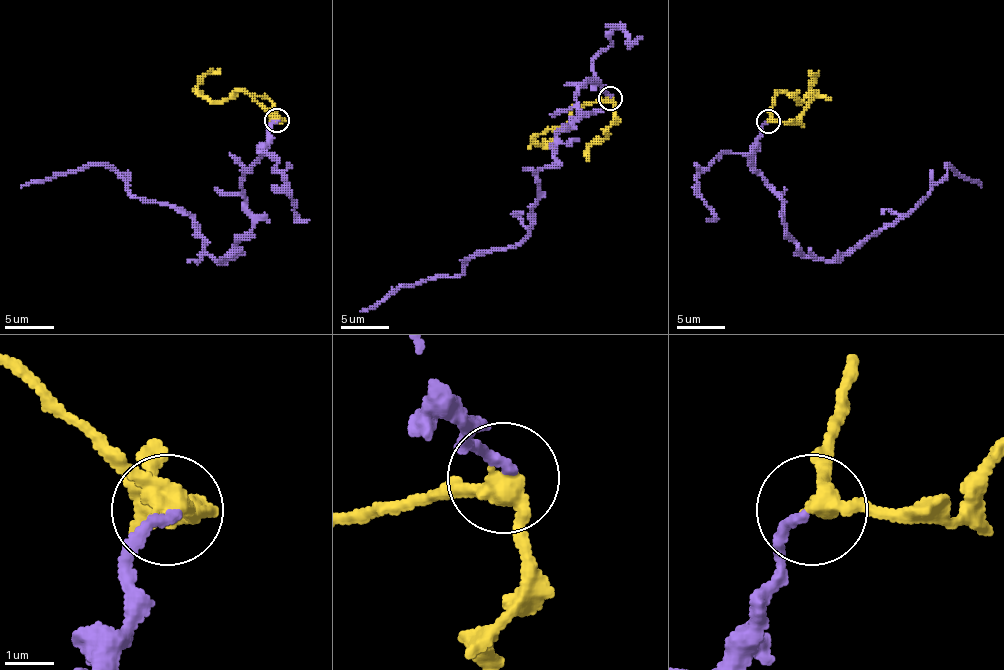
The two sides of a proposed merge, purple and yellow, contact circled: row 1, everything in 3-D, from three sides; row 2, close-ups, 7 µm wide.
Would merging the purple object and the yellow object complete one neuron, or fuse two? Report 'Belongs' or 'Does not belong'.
Belongs

